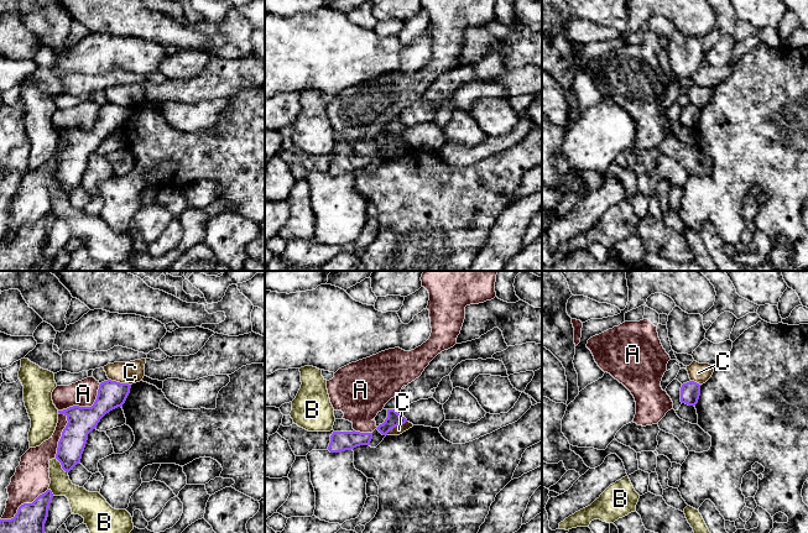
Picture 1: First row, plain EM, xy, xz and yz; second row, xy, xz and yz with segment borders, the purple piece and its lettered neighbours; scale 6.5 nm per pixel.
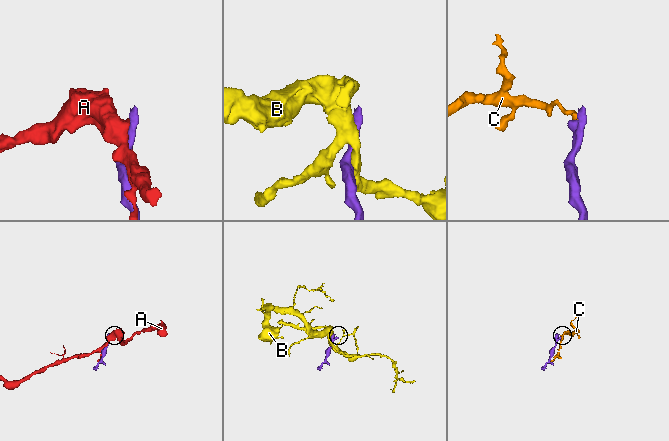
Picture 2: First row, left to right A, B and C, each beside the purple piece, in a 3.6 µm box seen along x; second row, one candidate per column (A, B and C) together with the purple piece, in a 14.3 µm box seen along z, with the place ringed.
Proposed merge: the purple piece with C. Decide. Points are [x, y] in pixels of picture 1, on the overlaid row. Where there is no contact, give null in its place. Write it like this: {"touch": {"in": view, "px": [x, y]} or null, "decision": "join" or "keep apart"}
{"touch": {"in": "xy", "px": [119, 382]}, "decision": "keep apart"}

